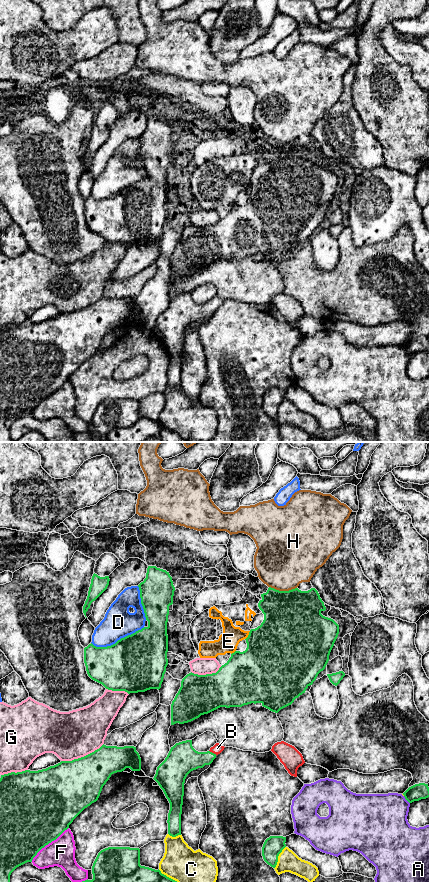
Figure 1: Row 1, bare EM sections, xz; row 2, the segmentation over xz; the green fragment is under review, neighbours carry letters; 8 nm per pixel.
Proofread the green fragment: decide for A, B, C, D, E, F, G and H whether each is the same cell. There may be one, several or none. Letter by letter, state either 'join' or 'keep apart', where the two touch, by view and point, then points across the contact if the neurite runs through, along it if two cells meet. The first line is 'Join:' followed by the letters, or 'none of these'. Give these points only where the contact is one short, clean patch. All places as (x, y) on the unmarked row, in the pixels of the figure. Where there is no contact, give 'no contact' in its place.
Join: B, E
A: keep apart; meets green in xz at (406, 351)
B: join; meets green in xz at (213, 305); runs through xz (183, 310), (207, 310), (213, 305), (217, 300)
C: keep apart; meets green in xz at (277, 409)
D: keep apart; meets green in xz at (118, 192)
E: join; meets green in xz at (248, 187)
F: keep apart; meets green in xz at (48, 395)
G: keep apart; meets green in xz at (82, 309)
H: keep apart; meets green in xz at (283, 143); border along xz (269, 138), (279, 142), (296, 140)

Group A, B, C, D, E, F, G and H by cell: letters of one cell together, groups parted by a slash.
A / B E / C / D / F / G / H

